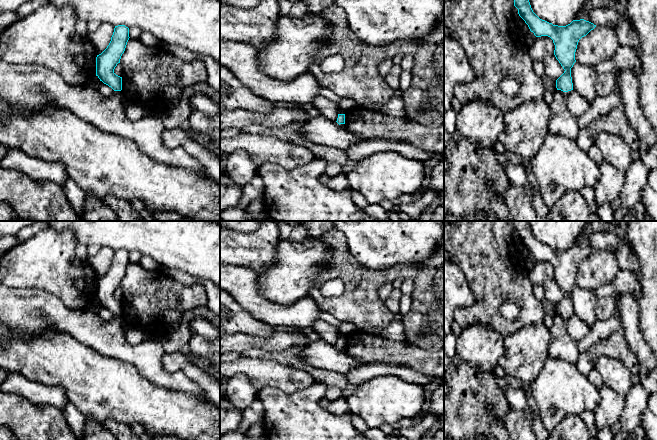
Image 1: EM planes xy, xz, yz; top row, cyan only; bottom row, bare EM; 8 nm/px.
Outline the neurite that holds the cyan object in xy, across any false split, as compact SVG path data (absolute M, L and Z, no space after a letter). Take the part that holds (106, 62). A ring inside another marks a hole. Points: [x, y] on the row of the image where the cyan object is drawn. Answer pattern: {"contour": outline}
{"contour": "M115 26L109 45L96 57L96 76L114 91L122 90L122 77L116 75L114 69L120 63L129 38L128 27Z"}

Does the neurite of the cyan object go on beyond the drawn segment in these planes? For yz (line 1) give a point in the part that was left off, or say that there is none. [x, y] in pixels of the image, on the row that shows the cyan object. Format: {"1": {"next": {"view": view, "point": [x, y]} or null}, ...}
{"1": {"next": null}}

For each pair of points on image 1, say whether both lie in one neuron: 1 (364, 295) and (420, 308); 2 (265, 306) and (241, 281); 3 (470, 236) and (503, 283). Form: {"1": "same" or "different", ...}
{"1": "same", "2": "same", "3": "same"}

